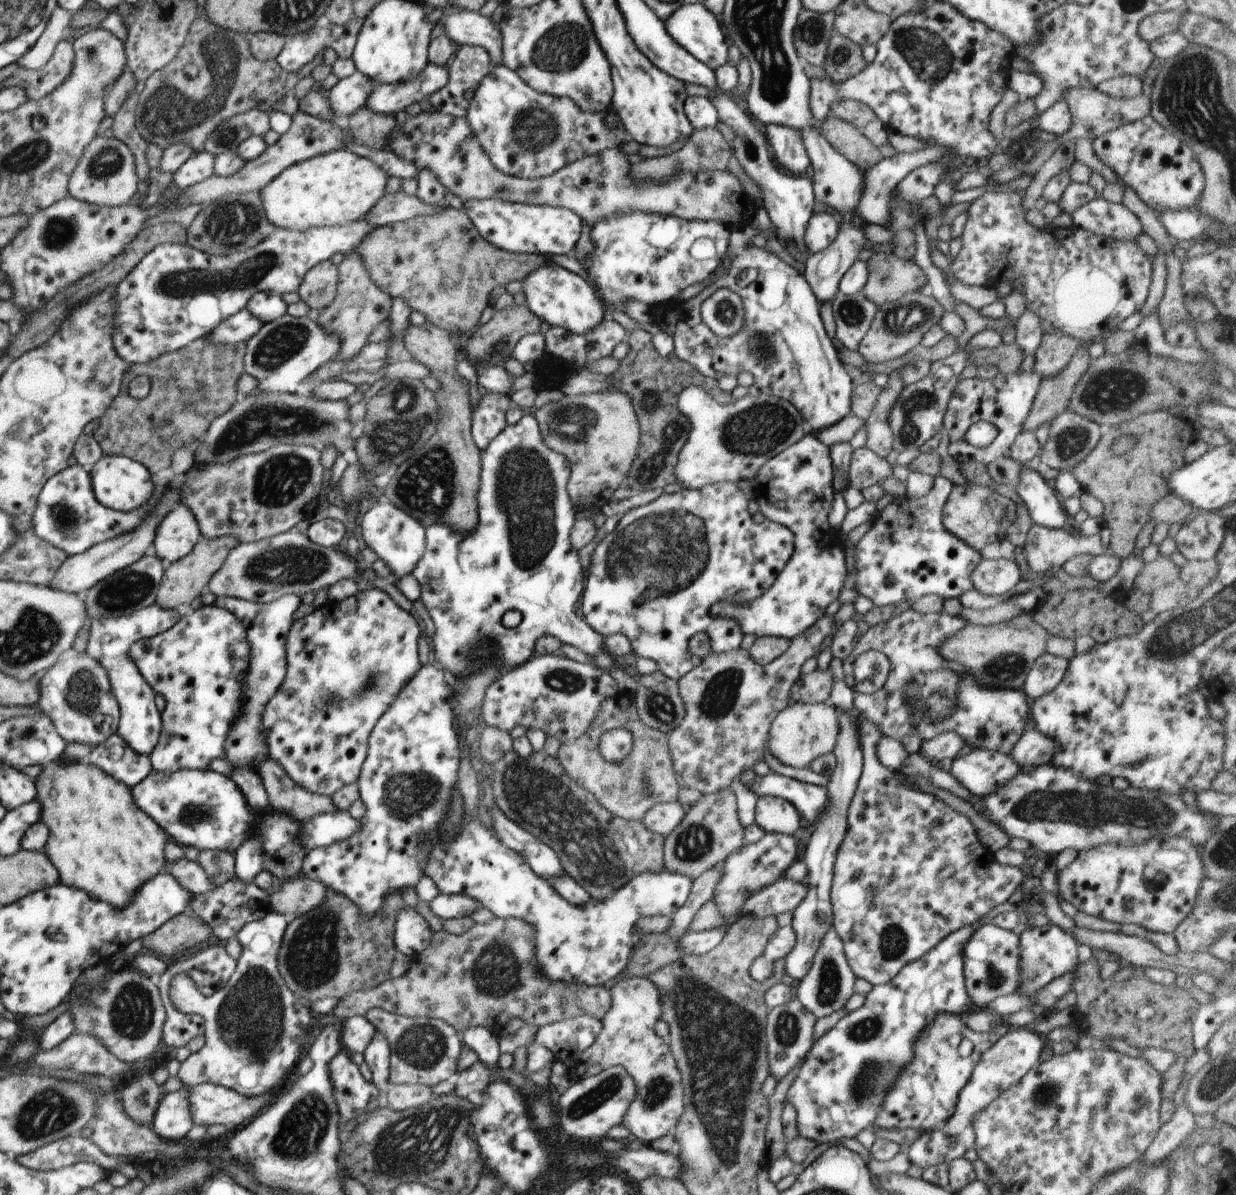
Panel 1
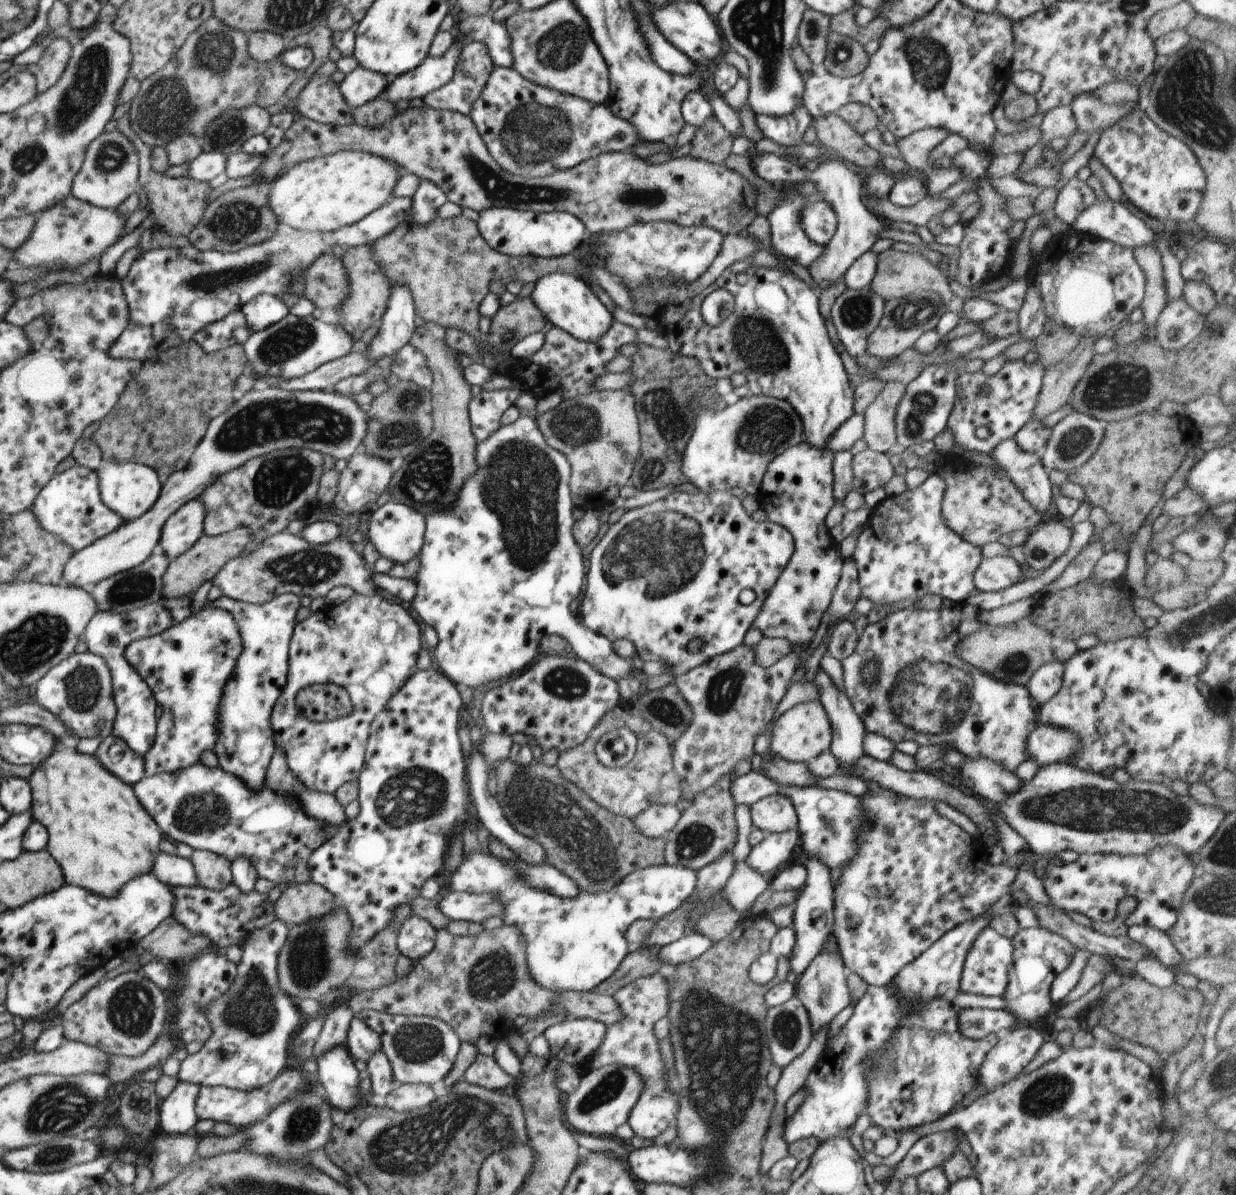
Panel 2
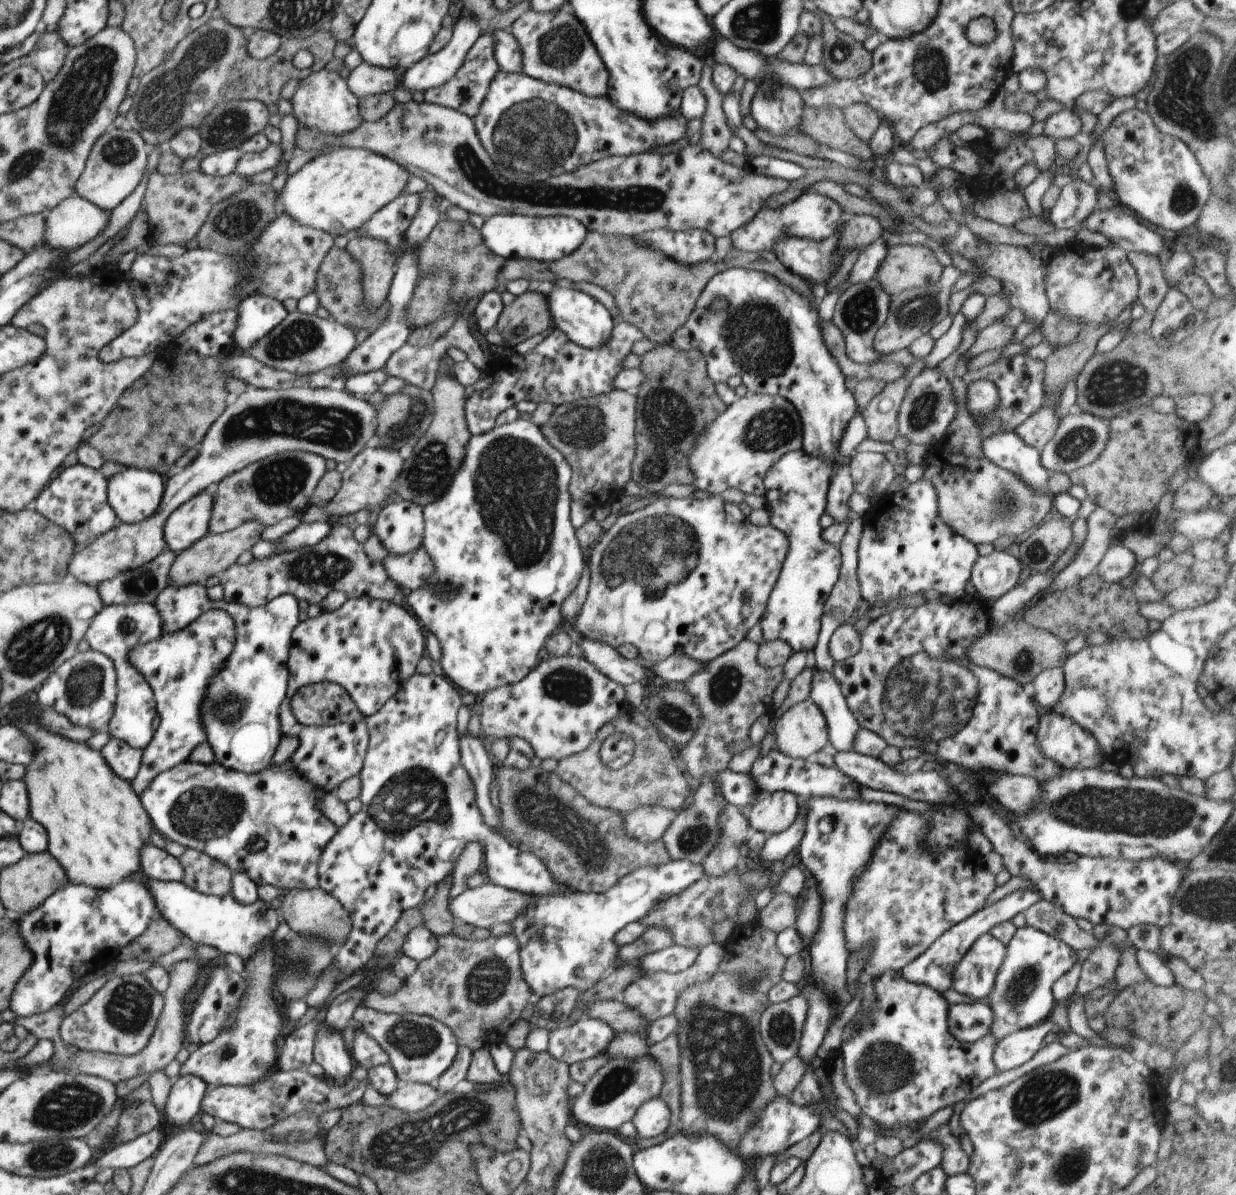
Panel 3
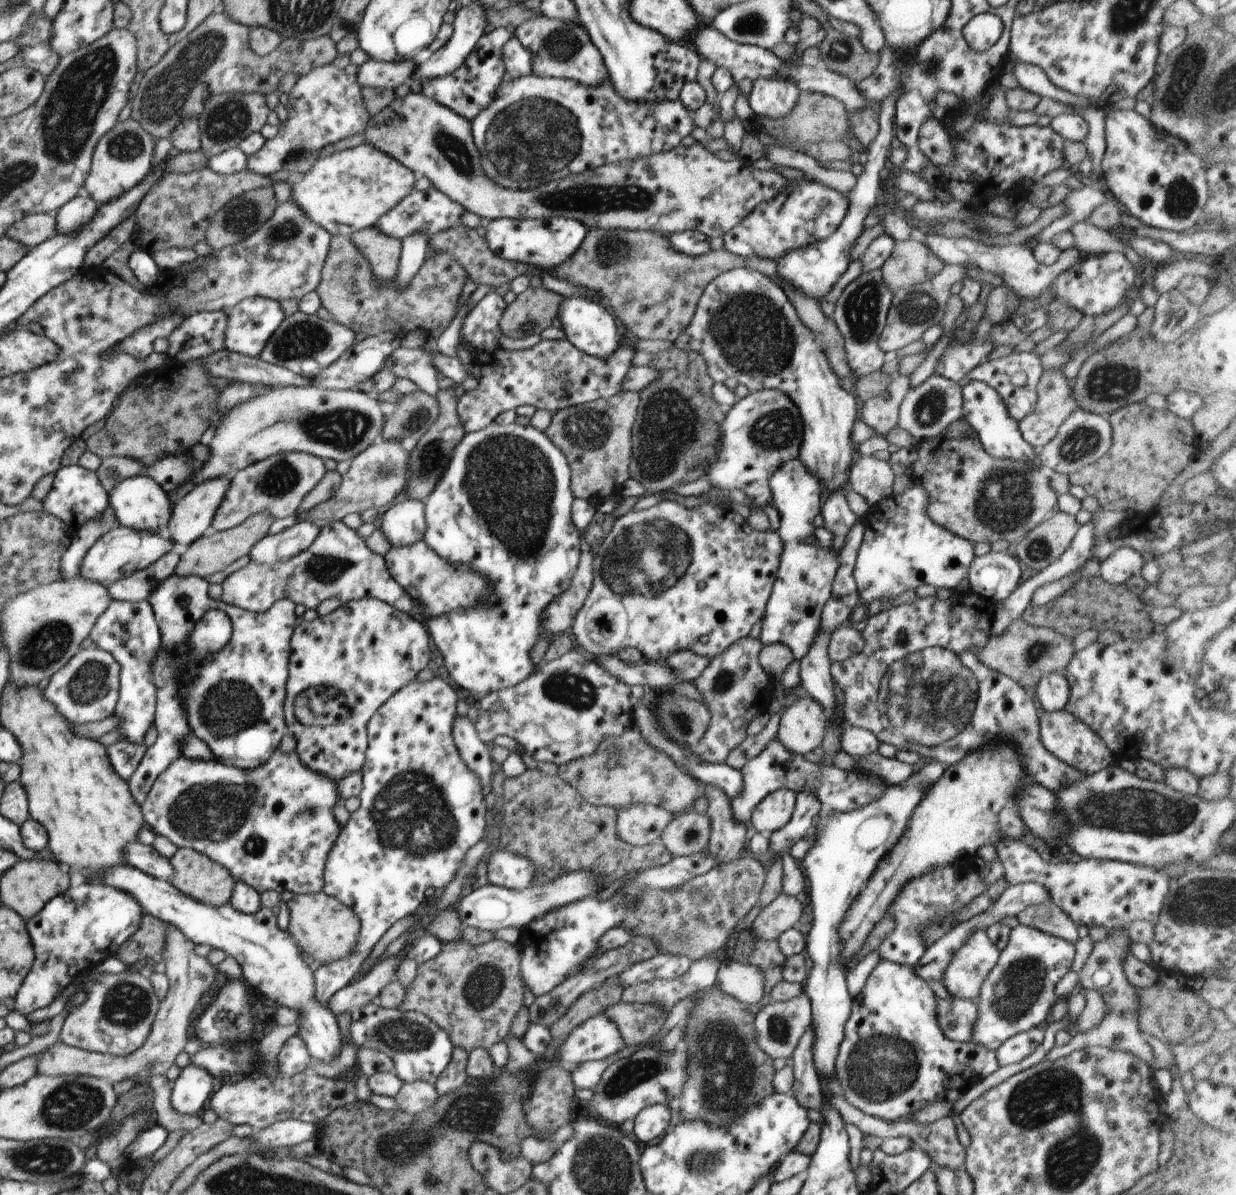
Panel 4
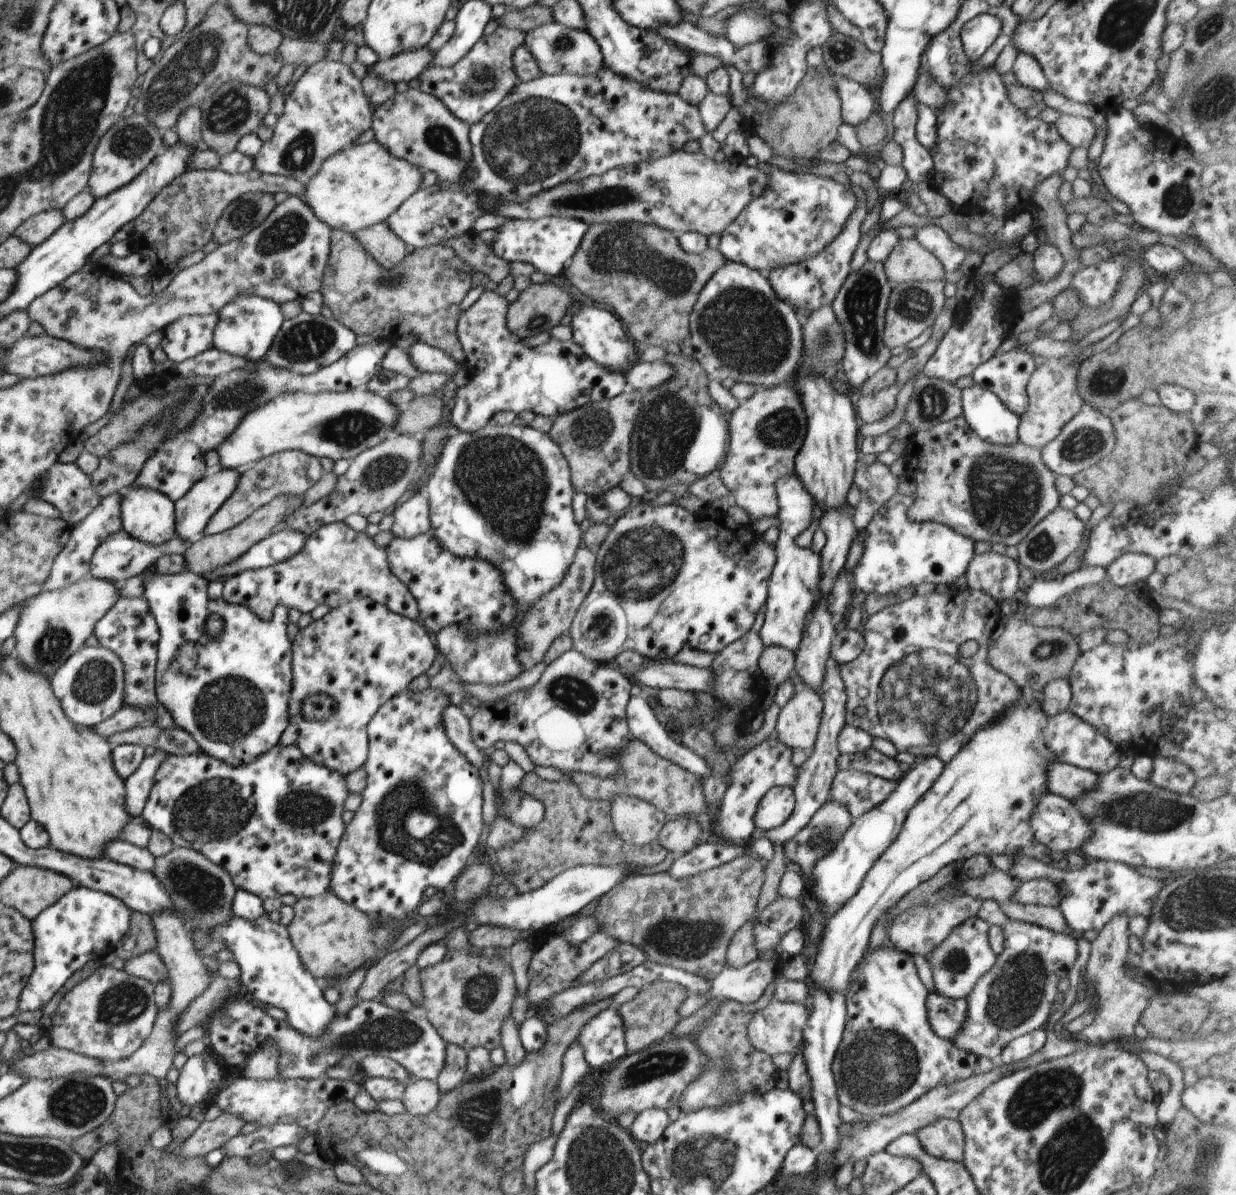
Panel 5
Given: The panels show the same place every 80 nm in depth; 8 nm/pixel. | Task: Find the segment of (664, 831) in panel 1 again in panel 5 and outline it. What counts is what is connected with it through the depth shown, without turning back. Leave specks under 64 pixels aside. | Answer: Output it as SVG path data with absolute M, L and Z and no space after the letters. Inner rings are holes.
M616 795L611 798L611 819L624 842L641 847L656 840L670 818L647 800Z

